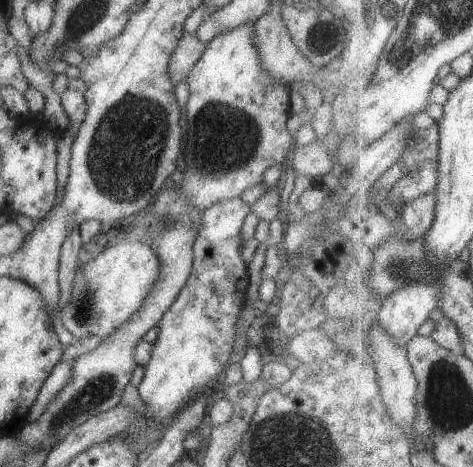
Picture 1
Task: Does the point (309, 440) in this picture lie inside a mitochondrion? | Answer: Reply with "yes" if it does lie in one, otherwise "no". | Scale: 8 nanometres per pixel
yes

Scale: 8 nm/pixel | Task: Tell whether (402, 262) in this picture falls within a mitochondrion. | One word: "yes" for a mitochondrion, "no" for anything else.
yes

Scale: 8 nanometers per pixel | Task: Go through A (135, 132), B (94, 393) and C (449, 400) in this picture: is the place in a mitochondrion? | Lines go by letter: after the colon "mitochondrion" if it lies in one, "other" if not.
A: mitochondrion
B: mitochondrion
C: mitochondrion

